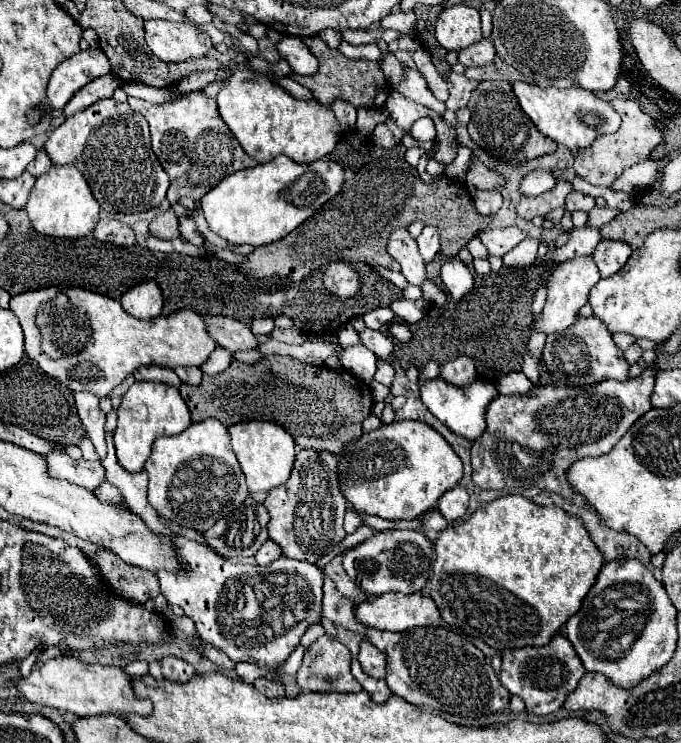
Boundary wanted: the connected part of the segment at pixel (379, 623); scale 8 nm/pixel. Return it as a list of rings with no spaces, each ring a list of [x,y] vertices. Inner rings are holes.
[[[383,594],[383,596],[369,596],[367,602],[361,602],[355,608],[355,616],[361,624],[401,632],[415,626],[439,626],[441,624],[441,610],[437,604],[423,594]]]

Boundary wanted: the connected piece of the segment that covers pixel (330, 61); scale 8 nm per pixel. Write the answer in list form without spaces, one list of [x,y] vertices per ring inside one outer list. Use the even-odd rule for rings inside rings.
[[[318,35],[303,38],[303,42],[319,58],[319,70],[313,76],[299,76],[295,72],[291,72],[289,76],[295,82],[299,82],[301,86],[309,88],[319,102],[329,106],[335,98],[343,98],[355,106],[365,106],[365,108],[381,108],[383,106],[383,102],[387,100],[385,94],[389,94],[389,86],[385,92],[385,76],[383,76],[383,70],[377,62],[349,60],[337,48],[329,48]]]

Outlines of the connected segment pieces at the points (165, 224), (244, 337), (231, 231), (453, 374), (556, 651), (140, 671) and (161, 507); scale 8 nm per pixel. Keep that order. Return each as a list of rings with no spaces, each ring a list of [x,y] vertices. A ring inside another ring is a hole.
[[[167,210],[165,214],[157,216],[151,222],[149,230],[151,230],[153,236],[157,236],[161,240],[175,240],[175,238],[181,236],[181,232],[179,232],[179,218],[177,218],[177,214],[173,210]]]
[[[205,316],[205,322],[211,338],[215,338],[219,346],[231,352],[255,350],[259,346],[257,336],[253,336],[253,332],[237,320],[223,318],[223,316]]]
[[[277,156],[267,164],[247,168],[223,178],[201,198],[201,210],[211,232],[229,244],[263,246],[287,236],[307,220],[323,202],[333,198],[343,184],[343,168],[331,160],[295,164],[287,156]]]
[[[459,356],[447,364],[441,366],[441,378],[455,386],[467,386],[477,380],[475,374],[475,362],[469,356]]]
[[[557,634],[553,642],[541,648],[519,648],[503,652],[503,670],[499,674],[501,684],[511,692],[523,698],[525,708],[537,716],[545,716],[563,706],[565,698],[577,688],[579,680],[585,676],[585,668],[575,654],[571,642],[565,636]]]
[[[133,661],[123,668],[131,677],[141,677],[149,673],[149,665],[146,661]]]
[[[215,418],[191,424],[177,436],[157,438],[151,458],[145,462],[145,472],[149,474],[147,500],[159,516],[197,532],[209,530],[223,512],[239,508],[249,494],[245,476],[229,444],[229,432],[221,422],[215,422]]]

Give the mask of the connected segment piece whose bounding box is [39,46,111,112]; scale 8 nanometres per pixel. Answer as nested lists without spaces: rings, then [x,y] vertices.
[[[89,46],[87,50],[63,60],[51,74],[47,84],[47,102],[39,104],[43,112],[63,110],[71,96],[95,78],[111,72],[111,64],[103,50]]]

